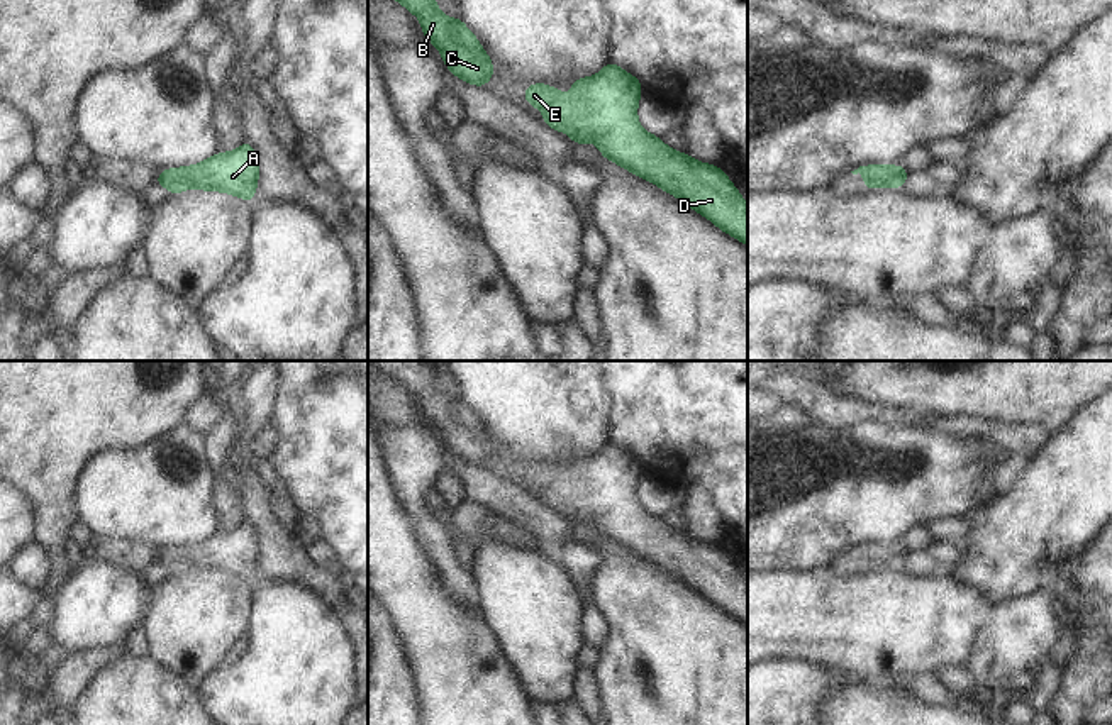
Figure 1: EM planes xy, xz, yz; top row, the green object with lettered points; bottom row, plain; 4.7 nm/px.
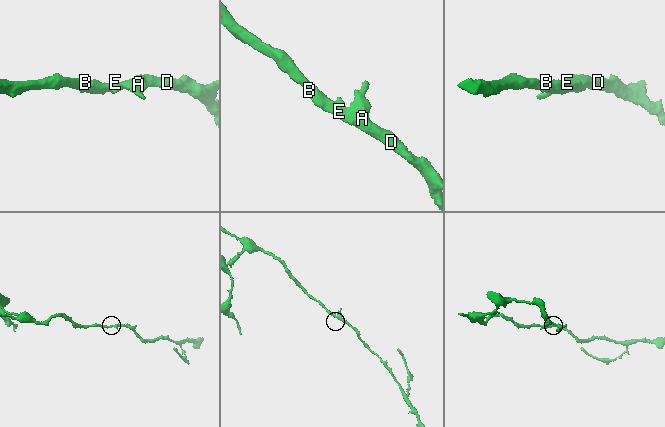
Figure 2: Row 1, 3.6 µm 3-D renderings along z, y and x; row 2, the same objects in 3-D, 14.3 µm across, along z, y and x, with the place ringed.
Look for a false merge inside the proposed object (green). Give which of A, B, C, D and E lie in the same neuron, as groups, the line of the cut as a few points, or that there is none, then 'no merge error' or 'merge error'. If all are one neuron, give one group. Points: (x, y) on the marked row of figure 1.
A B C D E | no cut | no merge error

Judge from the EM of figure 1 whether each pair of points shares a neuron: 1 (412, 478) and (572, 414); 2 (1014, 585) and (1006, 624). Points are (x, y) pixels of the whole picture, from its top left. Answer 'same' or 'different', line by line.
1: different
2: different

